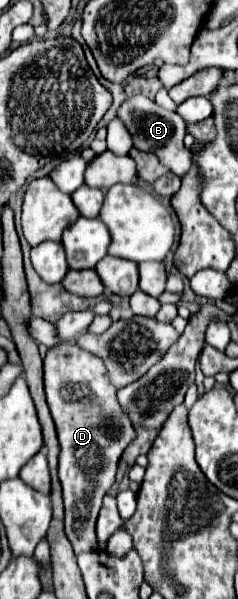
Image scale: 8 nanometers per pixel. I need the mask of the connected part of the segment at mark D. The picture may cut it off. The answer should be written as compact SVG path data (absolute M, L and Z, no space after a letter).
M59 344L47 350L43 370L47 404L61 444L59 480L65 500L65 532L75 552L89 552L97 548L95 522L101 500L115 482L117 462L135 430L127 414L117 406L117 388L109 386L107 370L97 356L75 344Z

